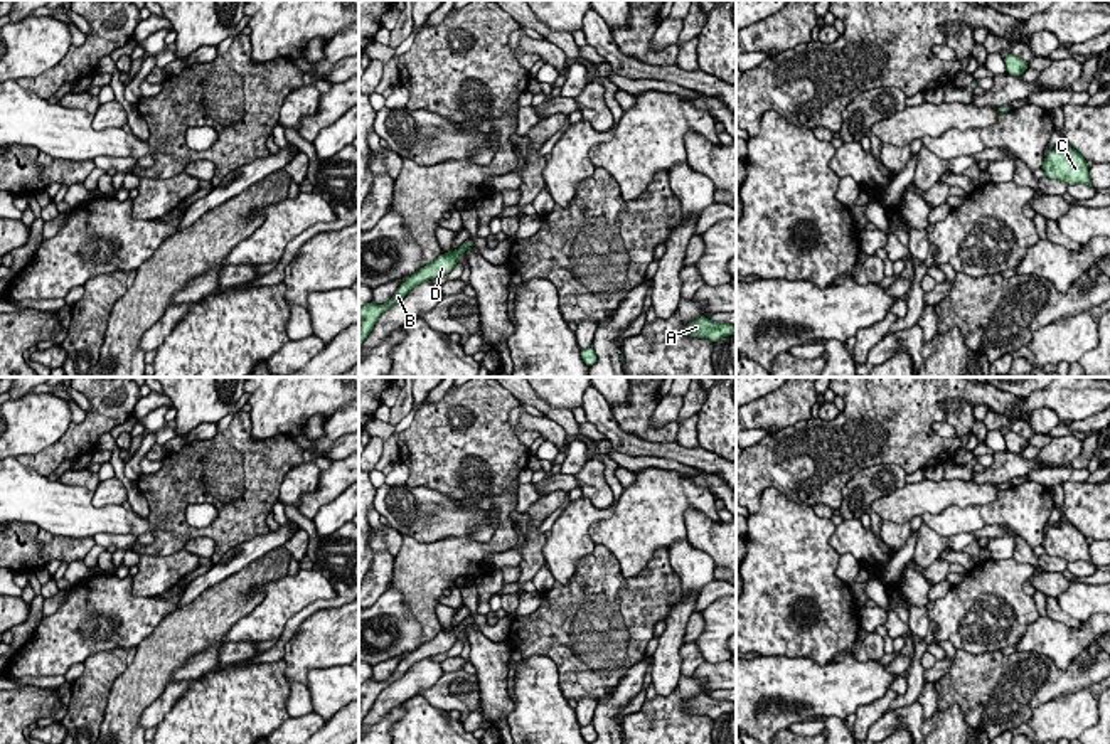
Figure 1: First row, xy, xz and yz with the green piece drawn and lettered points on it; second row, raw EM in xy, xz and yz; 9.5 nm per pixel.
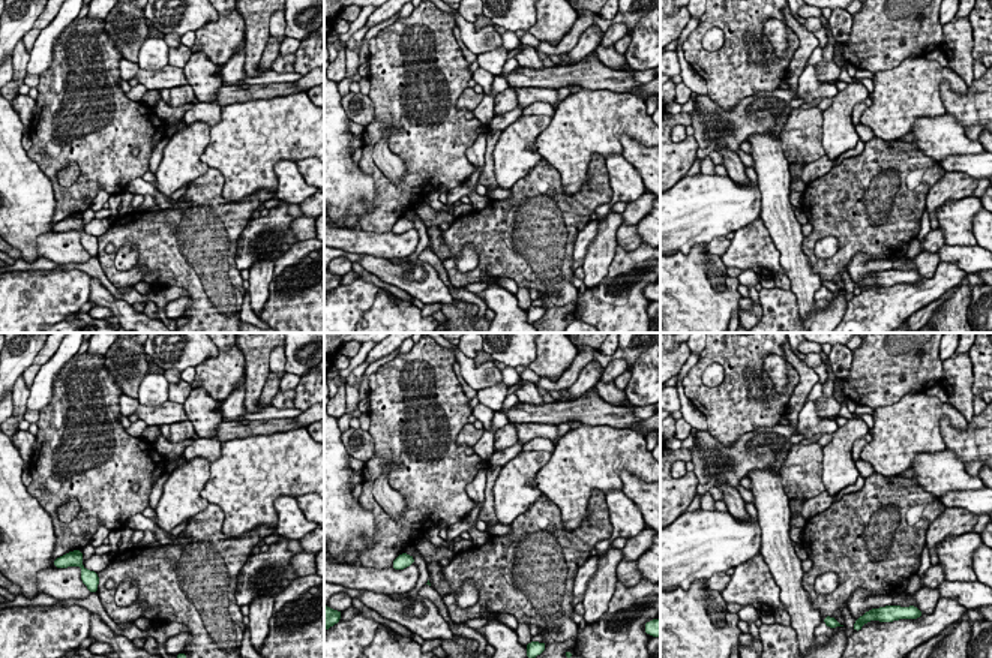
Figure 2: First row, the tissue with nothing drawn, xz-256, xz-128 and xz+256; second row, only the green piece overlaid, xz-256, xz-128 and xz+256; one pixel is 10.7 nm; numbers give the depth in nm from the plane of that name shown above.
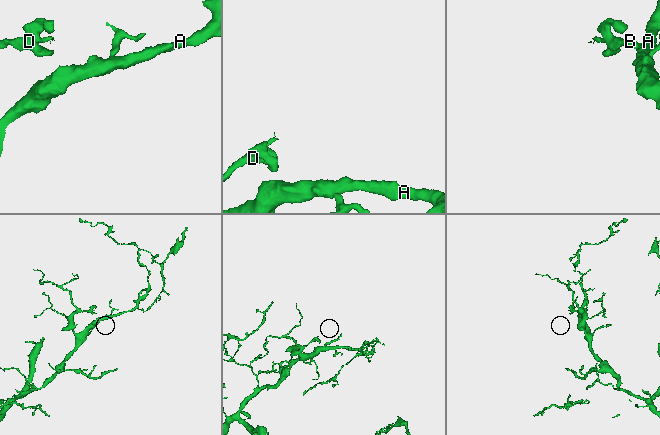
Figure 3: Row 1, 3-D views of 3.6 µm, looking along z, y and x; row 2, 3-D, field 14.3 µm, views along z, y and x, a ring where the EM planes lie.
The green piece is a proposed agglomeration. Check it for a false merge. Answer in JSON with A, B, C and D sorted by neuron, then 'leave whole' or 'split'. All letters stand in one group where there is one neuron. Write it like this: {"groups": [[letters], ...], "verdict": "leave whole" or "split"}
{"groups": [["A", "B", "C", "D"]], "verdict": "leave whole"}

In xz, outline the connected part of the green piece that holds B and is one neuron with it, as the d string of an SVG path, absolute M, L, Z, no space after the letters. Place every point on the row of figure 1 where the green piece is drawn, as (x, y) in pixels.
M467 239L458 249L453 249L450 254L440 254L431 264L423 266L419 271L411 274L404 283L399 284L394 296L384 303L367 303L359 308L359 348L374 328L379 316L389 310L392 305L399 303L416 284L421 284L428 279L446 276L458 263L458 256L465 254L465 251L473 246L472 239Z

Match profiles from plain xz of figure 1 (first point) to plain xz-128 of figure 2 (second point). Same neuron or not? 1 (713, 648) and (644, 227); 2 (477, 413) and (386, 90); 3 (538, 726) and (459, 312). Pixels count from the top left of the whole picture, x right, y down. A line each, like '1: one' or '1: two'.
1: one
2: one
3: two

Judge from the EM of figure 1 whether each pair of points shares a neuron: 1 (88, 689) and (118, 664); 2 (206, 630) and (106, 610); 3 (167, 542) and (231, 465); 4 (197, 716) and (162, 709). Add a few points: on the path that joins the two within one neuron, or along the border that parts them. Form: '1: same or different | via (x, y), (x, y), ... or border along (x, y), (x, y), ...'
1: same | via (95, 682), (112, 665)
2: different | border along (177, 608), (135, 647)
3: same | via (169, 519), (169, 507), (208, 470)
4: different | border along (194, 680), (155, 726)

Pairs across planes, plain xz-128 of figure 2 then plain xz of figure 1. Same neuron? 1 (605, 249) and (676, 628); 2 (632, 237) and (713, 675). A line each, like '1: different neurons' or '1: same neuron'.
1: same neuron
2: different neurons

